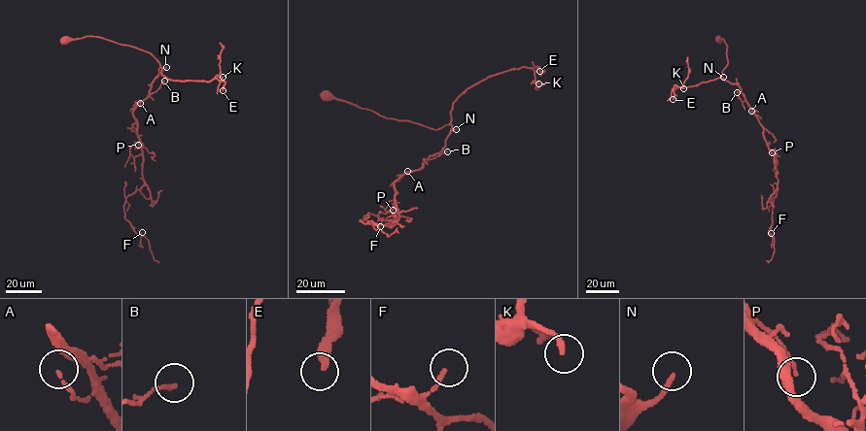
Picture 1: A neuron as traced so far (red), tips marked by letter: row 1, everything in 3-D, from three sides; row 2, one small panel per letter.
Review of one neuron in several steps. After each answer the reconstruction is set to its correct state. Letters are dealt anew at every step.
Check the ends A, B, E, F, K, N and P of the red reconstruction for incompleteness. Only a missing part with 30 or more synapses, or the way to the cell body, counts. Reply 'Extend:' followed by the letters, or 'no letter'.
Extend: E, K, N

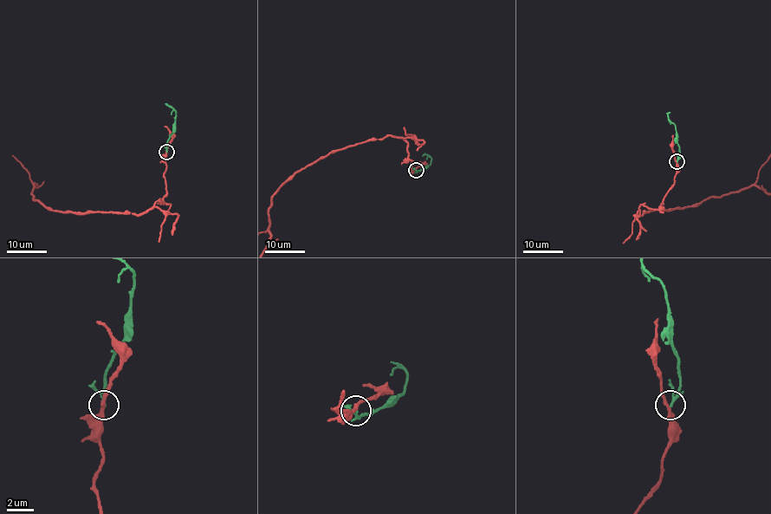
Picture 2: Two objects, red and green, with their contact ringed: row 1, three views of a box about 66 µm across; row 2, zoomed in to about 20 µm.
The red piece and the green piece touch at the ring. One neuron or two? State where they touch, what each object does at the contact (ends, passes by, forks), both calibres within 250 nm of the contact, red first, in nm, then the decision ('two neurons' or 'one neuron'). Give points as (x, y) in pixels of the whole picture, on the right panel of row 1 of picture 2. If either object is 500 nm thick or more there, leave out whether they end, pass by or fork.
at (677, 161); red passes by; green forks there; 240 nm thick on the red side, 130 nm on the other; two neurons

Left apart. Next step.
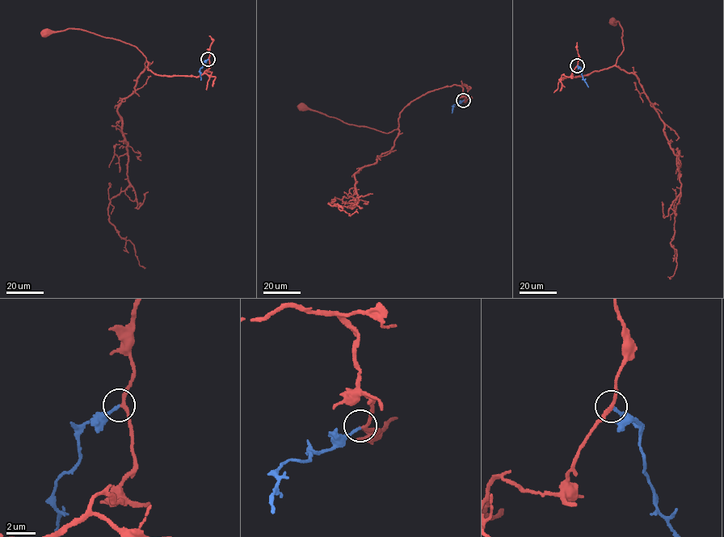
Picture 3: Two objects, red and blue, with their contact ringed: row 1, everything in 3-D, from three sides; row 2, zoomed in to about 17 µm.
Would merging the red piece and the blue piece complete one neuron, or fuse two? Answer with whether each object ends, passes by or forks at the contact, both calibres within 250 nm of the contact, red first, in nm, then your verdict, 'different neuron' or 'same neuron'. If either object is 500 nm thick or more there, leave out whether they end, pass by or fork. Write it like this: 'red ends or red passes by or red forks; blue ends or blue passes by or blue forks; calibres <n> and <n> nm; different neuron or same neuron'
red passes by; blue ends; calibres 220 and 180 nm; same neuron

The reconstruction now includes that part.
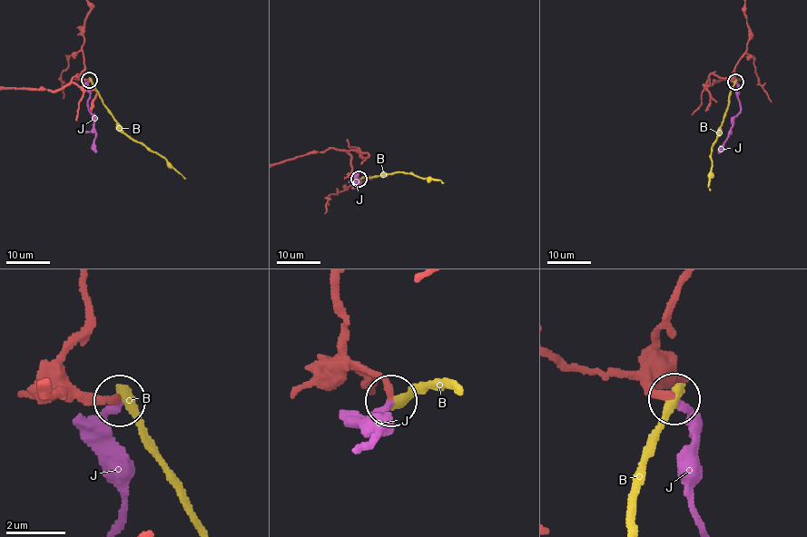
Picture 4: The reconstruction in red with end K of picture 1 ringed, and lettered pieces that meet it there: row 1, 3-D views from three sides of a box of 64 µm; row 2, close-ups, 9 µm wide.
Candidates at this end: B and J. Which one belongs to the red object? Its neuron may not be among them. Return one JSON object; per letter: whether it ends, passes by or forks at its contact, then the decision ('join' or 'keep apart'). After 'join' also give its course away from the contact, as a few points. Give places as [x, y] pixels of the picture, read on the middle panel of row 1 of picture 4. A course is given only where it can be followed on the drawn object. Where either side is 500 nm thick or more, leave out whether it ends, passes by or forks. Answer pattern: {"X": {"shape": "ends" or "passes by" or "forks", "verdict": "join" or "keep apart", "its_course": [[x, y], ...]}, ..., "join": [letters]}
{"B": {"shape": "ends", "verdict": "keep apart"}, "J": {"shape": "ends", "verdict": "join", "its_course": [[359, 179], [352, 189], [358, 183], [358, 173]]}, "join": ["J"]}

